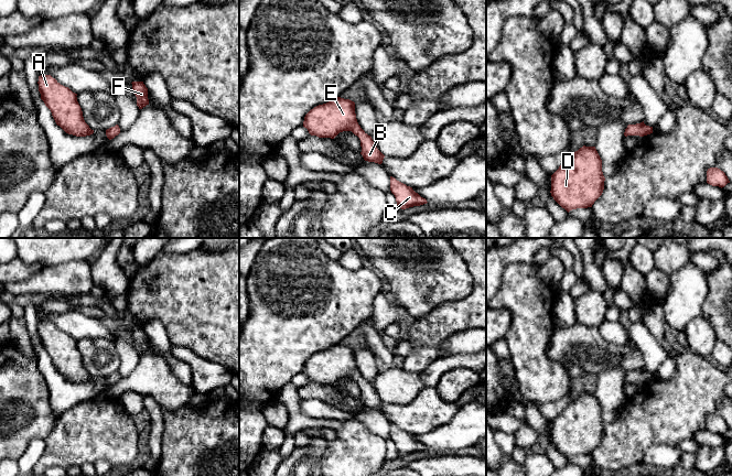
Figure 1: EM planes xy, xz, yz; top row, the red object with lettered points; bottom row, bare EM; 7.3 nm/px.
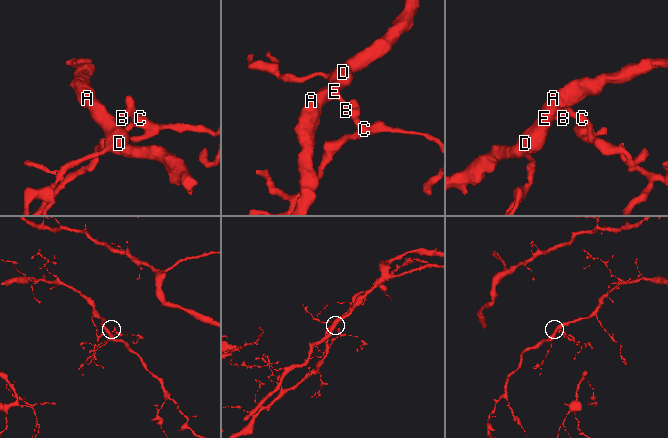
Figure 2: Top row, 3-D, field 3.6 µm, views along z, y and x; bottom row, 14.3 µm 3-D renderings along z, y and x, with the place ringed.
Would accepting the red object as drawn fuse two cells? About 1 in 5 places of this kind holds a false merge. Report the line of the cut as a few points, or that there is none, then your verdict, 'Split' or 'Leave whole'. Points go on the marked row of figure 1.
No split. Leave whole

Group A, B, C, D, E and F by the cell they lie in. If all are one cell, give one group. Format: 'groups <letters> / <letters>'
groups A B C D E F

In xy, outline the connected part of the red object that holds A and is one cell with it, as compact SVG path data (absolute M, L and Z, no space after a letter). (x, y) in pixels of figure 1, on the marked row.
M51 75L39 76L39 91L41 99L51 110L57 126L66 133L86 137L94 130L85 122L82 108L77 101L77 94L61 85Z

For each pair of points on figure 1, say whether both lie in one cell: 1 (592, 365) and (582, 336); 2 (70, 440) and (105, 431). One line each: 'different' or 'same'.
1: same
2: same

